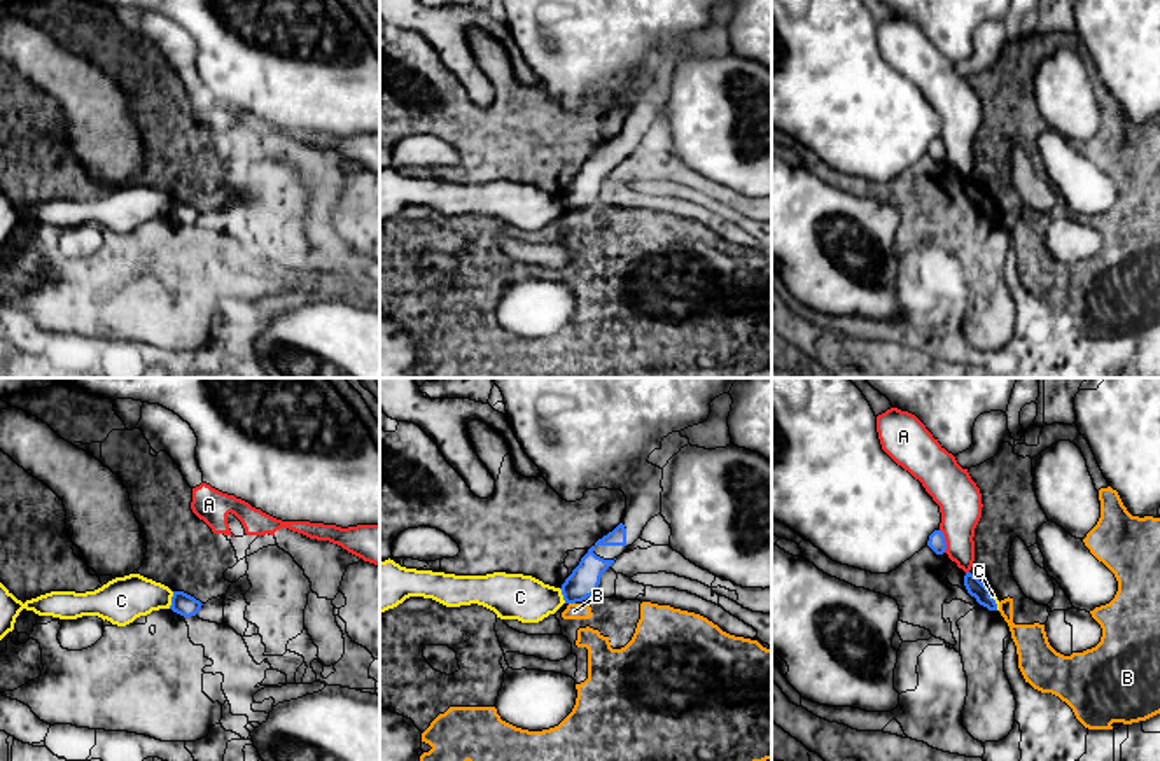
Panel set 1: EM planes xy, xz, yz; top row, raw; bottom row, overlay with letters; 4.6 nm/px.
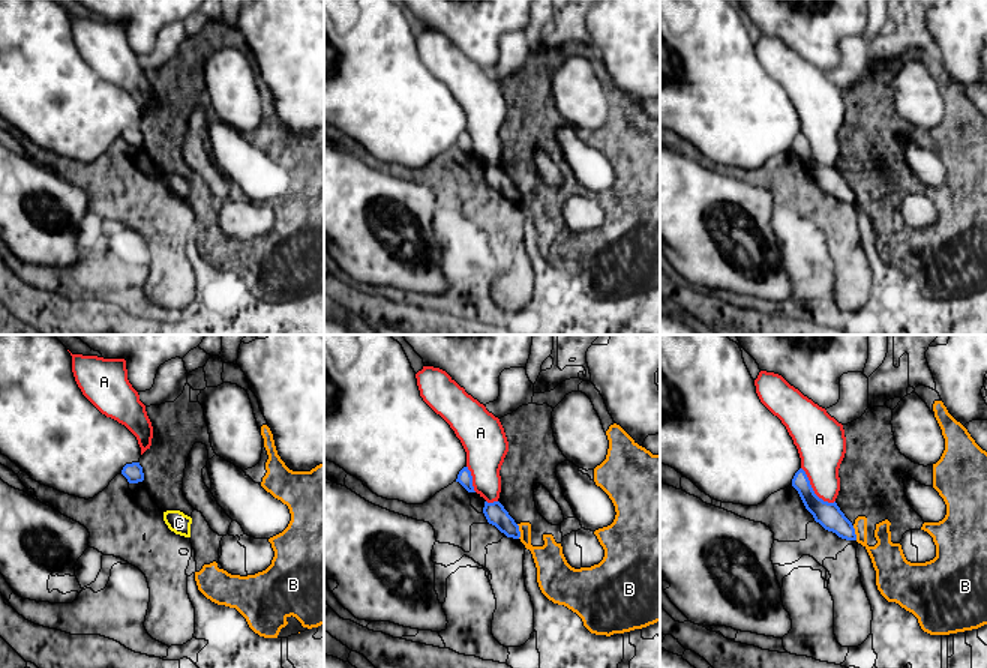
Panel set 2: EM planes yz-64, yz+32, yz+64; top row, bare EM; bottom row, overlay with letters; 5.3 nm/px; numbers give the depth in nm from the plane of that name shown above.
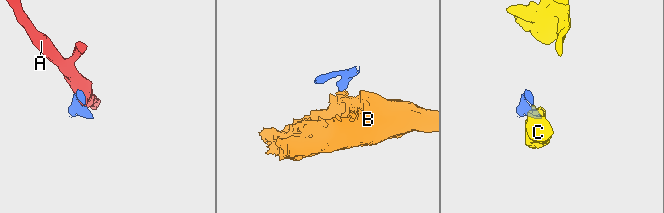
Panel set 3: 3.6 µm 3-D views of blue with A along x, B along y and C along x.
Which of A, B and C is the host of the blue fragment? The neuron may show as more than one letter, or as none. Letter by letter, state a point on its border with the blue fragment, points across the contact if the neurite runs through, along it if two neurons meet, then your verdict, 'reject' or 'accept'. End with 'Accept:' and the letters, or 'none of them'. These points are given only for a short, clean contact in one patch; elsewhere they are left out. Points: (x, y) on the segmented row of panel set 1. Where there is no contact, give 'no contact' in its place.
A: meets blue in yz at (943, 541); border along yz (940, 529), (945, 539), (945, 551); reject
B: meets blue in xz at (573, 602); border along xz (569, 602), (574, 604); reject
C: meets blue in xy at (172, 600); reject
Accept: none of them

